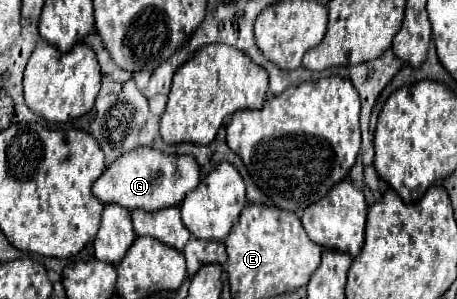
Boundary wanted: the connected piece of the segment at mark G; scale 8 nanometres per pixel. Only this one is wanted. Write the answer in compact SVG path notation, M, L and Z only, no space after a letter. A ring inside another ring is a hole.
M136 148L114 160L94 182L92 192L102 204L118 204L128 210L156 212L178 206L200 182L200 170L192 156L170 156L154 148Z

